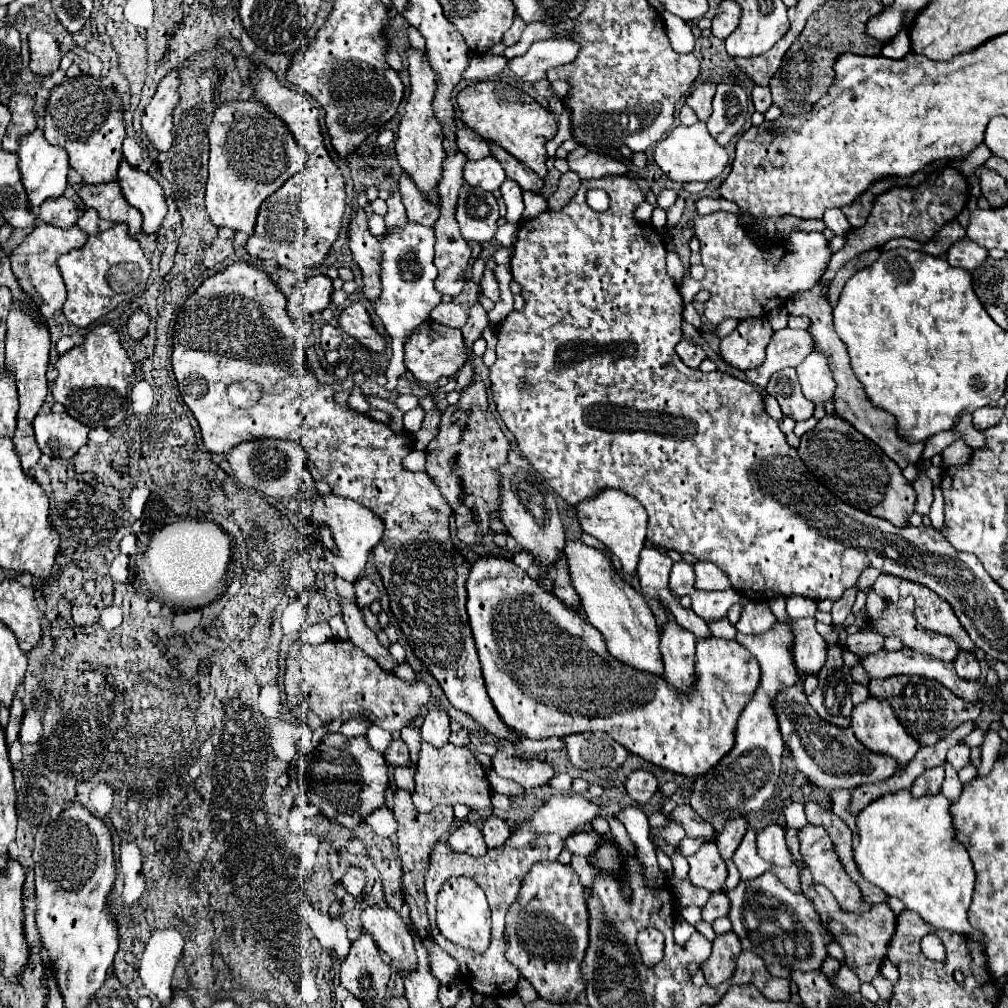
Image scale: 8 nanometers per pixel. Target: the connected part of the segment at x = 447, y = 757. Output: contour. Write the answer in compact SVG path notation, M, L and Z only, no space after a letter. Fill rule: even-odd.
M423 742L421 758L417 764L415 776L417 788L413 792L413 804L419 812L429 812L441 804L465 804L473 810L491 808L489 798L489 780L483 766L477 762L477 756L469 748L447 744L447 748L429 748Z

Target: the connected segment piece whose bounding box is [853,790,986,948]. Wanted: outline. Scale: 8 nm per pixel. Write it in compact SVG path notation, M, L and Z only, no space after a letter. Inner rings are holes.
M901 790L901 792L879 796L857 814L855 824L859 832L859 846L853 848L853 860L859 872L865 876L865 880L885 890L887 896L899 898L907 910L917 912L923 920L927 920L935 928L945 928L959 934L966 933L985 948L985 937L972 928L967 918L975 876L965 846L955 840L955 826L953 826L949 806L951 802L943 794L913 798L909 790Z

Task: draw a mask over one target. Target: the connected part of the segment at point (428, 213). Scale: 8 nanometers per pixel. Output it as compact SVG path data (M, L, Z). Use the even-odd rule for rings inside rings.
M403 172L399 178L399 194L407 208L409 220L419 222L419 224L429 224L429 226L435 224L439 216L439 208L425 200L425 196L421 194L421 190L415 186L413 178L407 172Z

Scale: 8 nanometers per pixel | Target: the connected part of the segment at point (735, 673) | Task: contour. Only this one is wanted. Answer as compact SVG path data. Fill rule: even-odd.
M483 556L471 564L467 578L467 614L479 652L485 684L499 716L525 738L569 736L581 732L609 732L613 740L643 760L695 780L715 768L735 746L735 728L743 708L759 686L759 664L735 640L707 638L697 640L695 686L691 694L679 694L667 680L625 666L615 660L603 636L579 612L567 608L555 594L531 580L513 560ZM545 658L555 658L551 676L545 670Z

